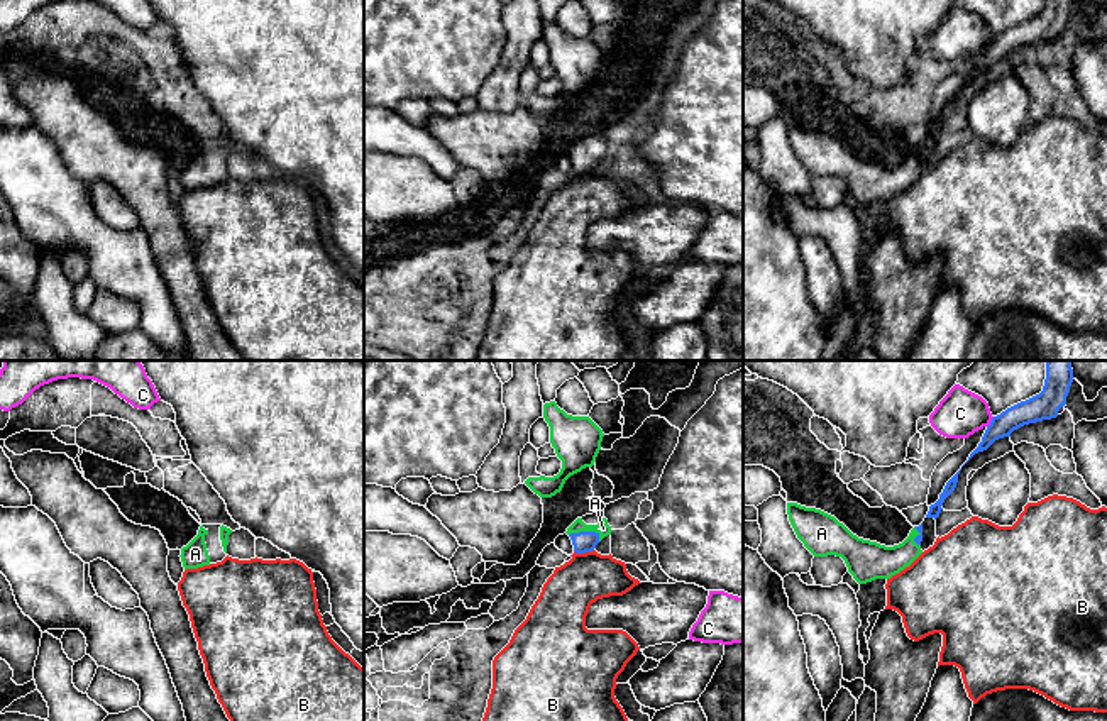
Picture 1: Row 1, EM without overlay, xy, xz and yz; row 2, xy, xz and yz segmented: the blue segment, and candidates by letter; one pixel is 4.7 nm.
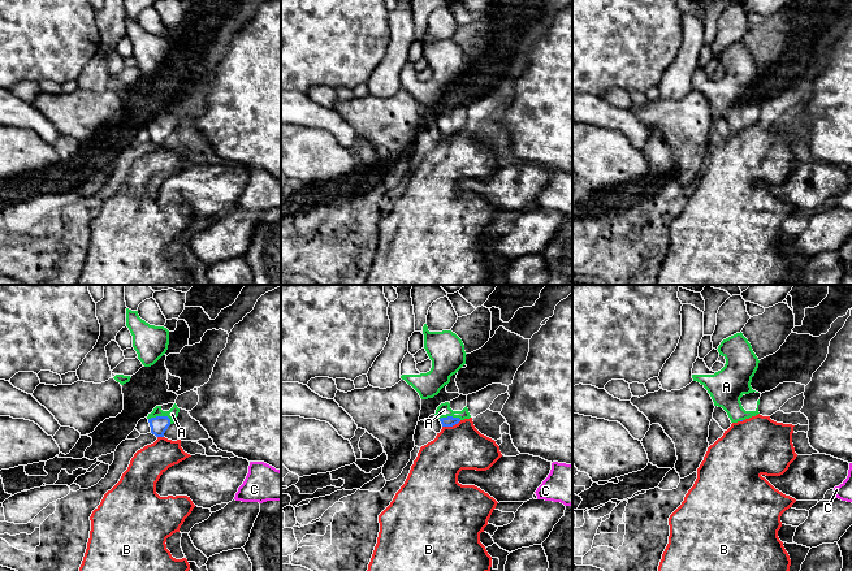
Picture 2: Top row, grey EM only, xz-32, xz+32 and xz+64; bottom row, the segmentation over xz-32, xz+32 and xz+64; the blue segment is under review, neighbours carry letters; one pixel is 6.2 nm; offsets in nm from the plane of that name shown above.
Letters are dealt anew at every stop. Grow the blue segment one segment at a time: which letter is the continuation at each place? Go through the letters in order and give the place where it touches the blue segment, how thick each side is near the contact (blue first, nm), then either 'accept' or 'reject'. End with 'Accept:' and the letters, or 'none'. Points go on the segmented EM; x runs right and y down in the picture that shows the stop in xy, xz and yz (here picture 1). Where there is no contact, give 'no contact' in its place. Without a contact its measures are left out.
A: xz (586, 532) | 100/70 nm | accept
B: xz (583, 552) | 100/240 nm | reject
C: yz (991, 422) | 120/220 nm | reject
Accept: A

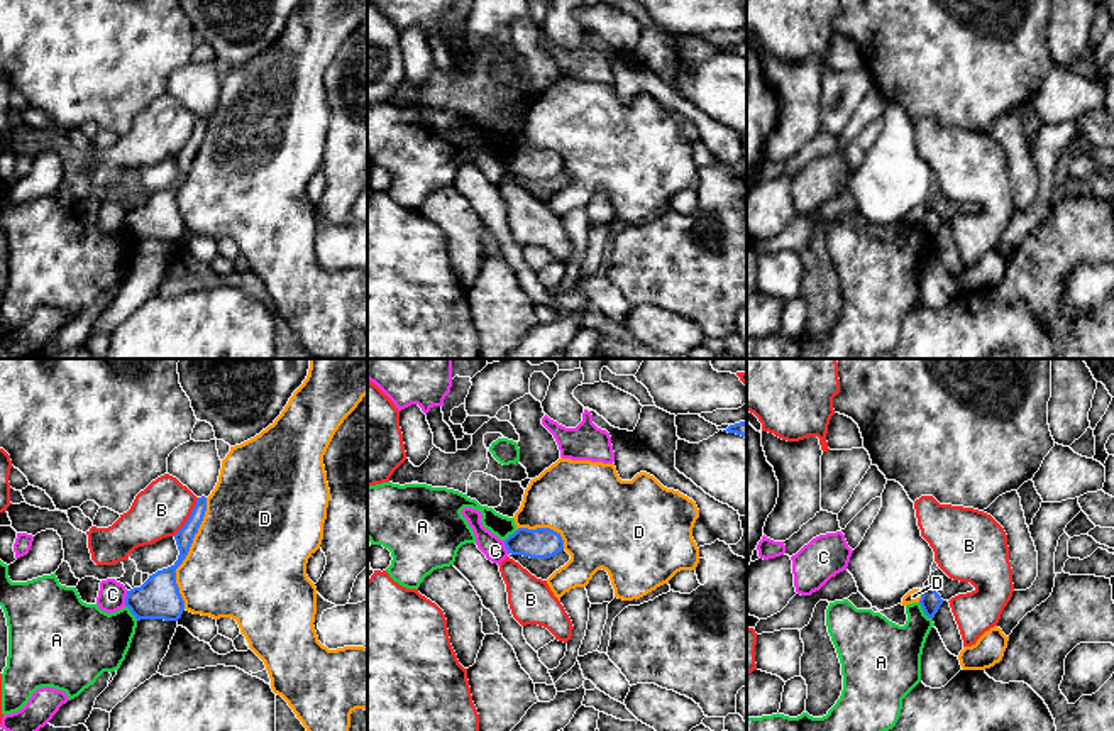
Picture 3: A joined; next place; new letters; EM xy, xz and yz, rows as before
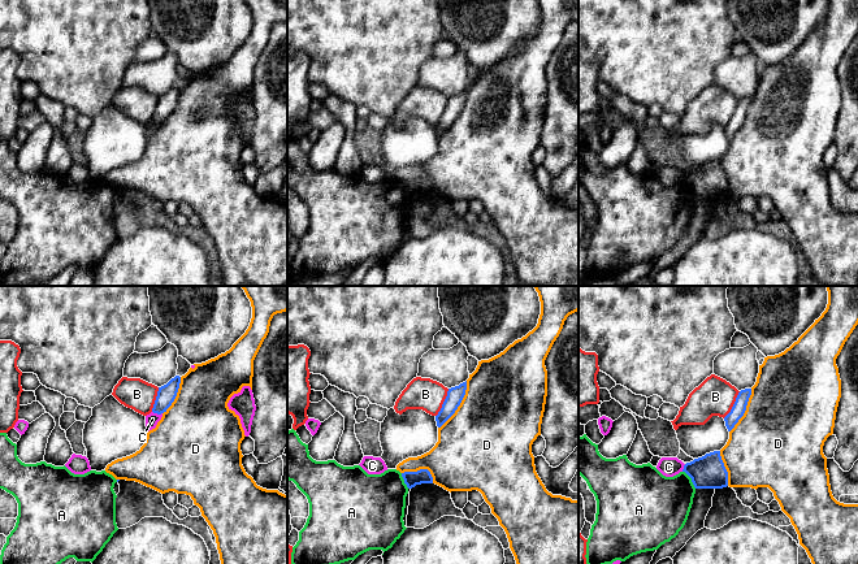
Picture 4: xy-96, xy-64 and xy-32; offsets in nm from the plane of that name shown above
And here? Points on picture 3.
A: yz (923, 610) | 100/260 nm | reject
B: xy (190, 516) | 80/260 nm | reject
C: xy (126, 598) | 200/130 nm | reject
D: xy (187, 554) | 200/480 nm | reject
Accept: none

